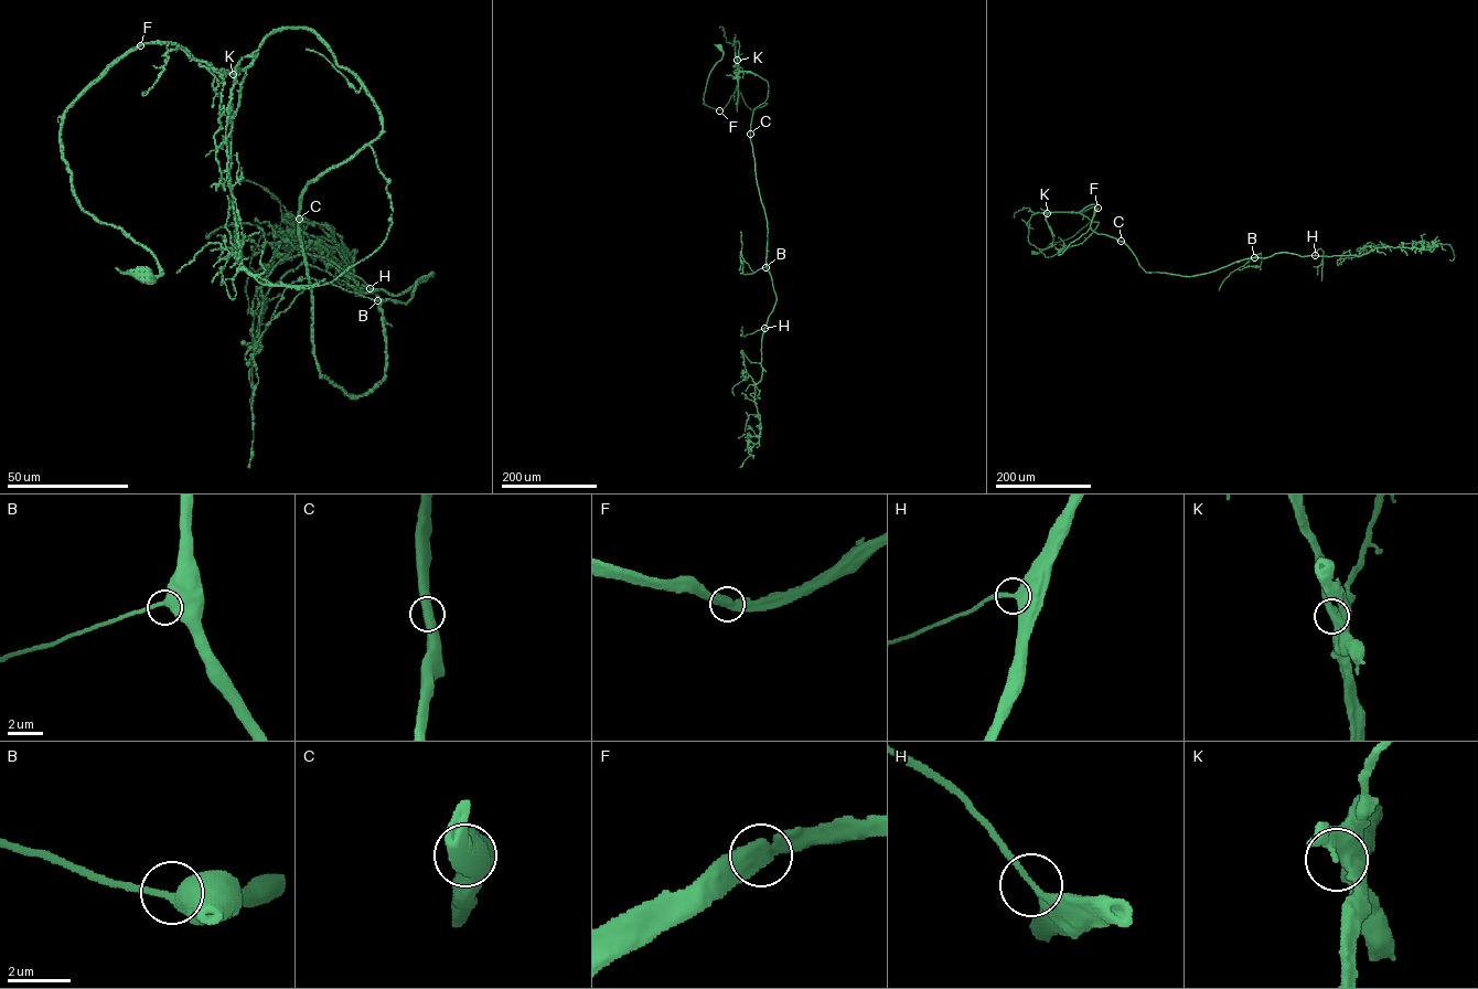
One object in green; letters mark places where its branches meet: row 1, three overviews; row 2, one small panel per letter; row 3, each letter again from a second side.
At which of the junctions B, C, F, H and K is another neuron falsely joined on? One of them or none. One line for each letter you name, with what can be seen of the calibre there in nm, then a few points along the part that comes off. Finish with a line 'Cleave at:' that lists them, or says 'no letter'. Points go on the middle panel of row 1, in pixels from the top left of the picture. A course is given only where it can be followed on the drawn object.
Cleave at: no letter

